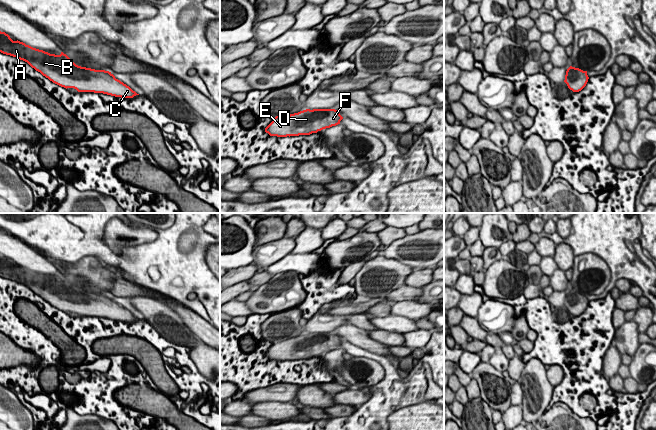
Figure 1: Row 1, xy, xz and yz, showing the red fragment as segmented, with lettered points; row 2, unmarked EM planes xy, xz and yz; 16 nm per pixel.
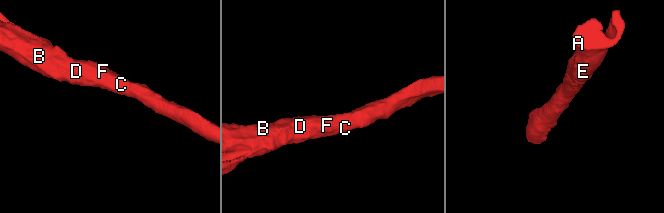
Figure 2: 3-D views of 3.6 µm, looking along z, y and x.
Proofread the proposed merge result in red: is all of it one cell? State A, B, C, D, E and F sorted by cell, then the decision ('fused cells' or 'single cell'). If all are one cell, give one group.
A B C D E F | single cell

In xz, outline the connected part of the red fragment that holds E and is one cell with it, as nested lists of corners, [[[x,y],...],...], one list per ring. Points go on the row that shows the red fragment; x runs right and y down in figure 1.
[[[306,109],[287,116],[276,116],[265,128],[265,132],[277,137],[310,135],[336,126],[342,119],[335,109]]]

